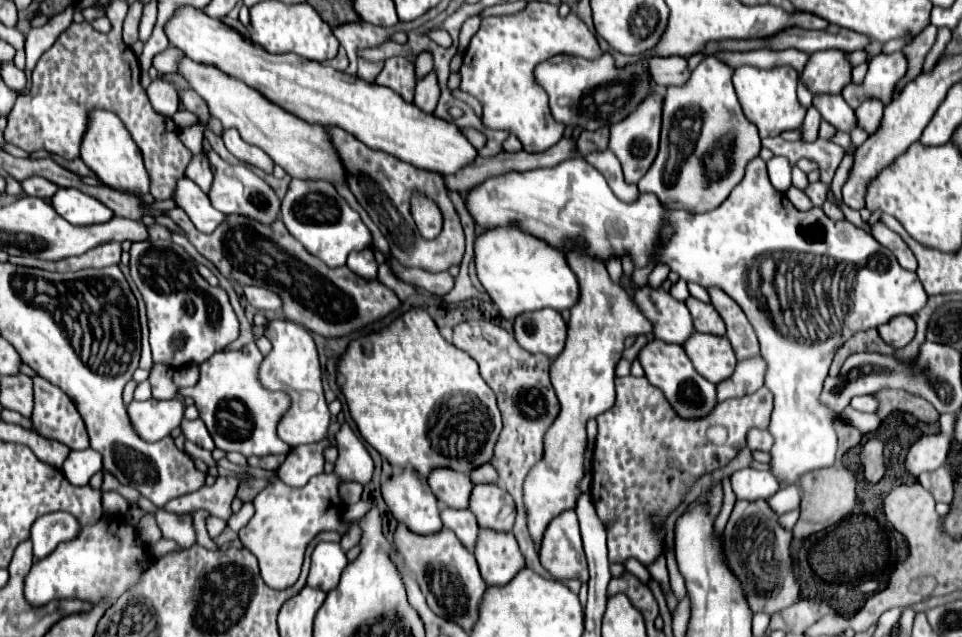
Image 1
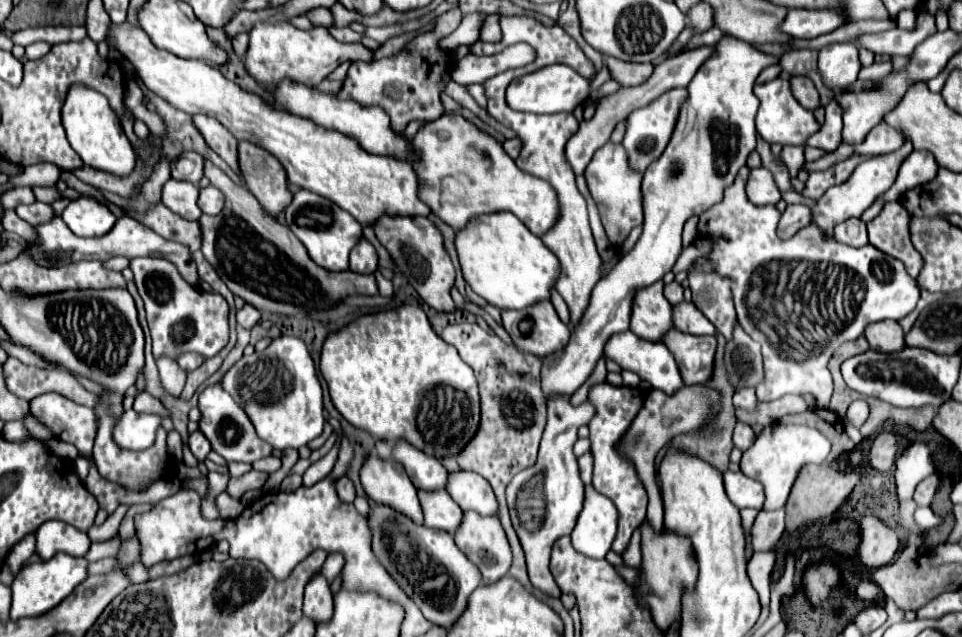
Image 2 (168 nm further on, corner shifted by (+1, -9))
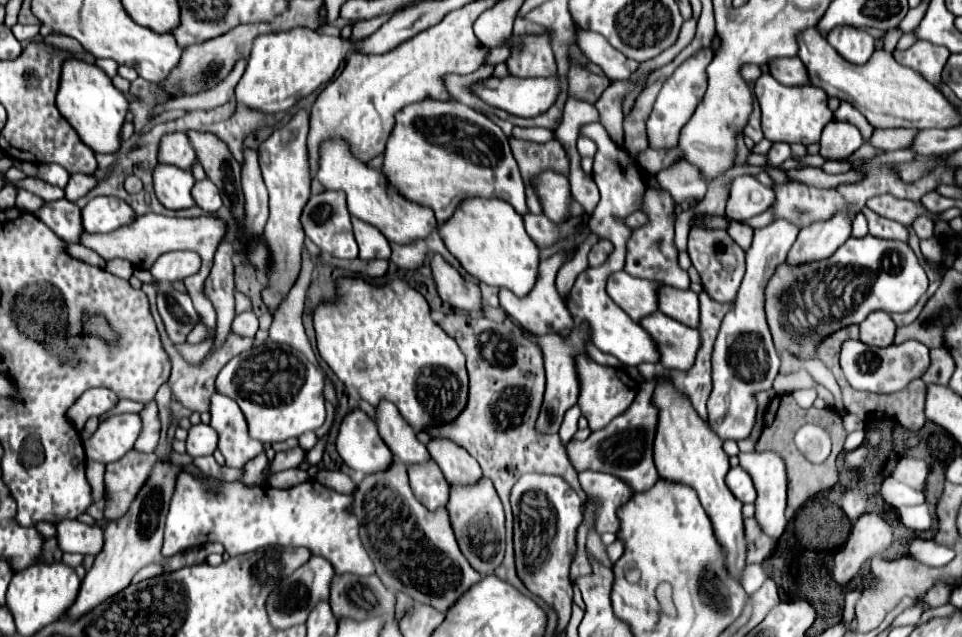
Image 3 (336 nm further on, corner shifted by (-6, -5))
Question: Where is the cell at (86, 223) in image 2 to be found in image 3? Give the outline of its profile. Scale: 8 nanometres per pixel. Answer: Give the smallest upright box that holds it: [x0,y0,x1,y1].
[83,197,137,233]

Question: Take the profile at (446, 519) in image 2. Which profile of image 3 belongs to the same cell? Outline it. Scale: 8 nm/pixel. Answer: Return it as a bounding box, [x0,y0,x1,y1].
[407,459,449,507]

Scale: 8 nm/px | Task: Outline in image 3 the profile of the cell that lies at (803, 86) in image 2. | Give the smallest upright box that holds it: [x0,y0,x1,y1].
[769,57,809,87]

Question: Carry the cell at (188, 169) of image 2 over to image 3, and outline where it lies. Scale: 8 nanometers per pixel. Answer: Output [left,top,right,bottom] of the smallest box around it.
[159,133,195,169]

